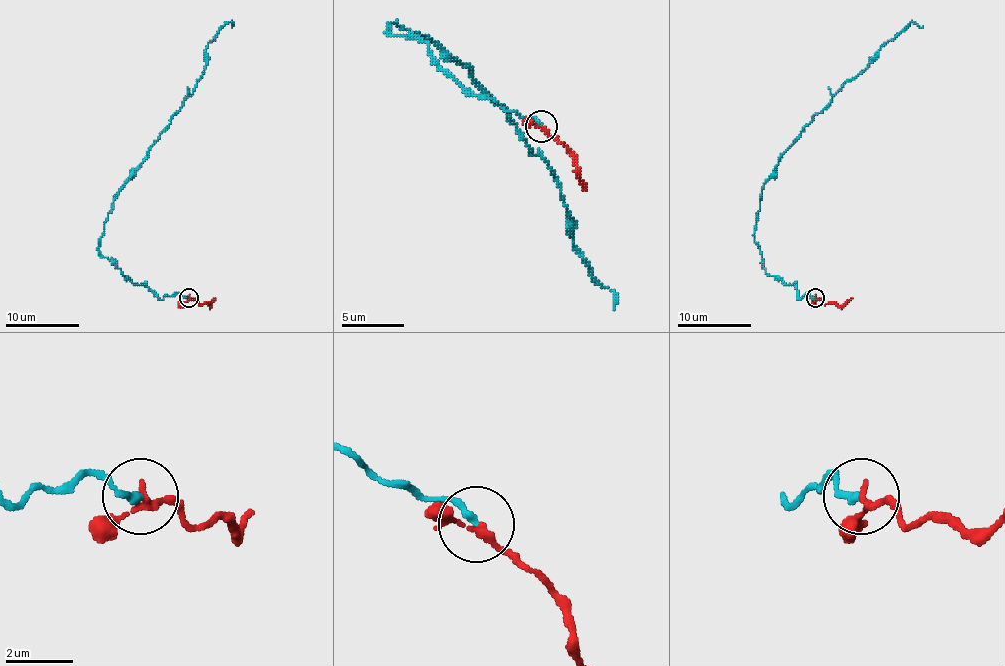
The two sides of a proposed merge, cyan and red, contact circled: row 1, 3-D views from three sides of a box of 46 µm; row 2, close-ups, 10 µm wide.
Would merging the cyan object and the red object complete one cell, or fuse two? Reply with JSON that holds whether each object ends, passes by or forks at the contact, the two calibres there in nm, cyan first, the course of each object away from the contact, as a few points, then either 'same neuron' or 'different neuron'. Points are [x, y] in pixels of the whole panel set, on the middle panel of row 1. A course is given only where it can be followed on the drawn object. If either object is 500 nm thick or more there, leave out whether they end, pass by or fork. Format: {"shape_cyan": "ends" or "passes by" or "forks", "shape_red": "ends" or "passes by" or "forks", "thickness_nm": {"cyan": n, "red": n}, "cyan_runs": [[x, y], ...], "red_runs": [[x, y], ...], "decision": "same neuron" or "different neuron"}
{"shape_cyan": "ends", "shape_red": "passes by", "thickness_nm": {"cyan": 200, "red": 180}, "cyan_runs": [[542, 127], [463, 89], [425, 42], [387, 32], [391, 23], [469, 70], [548, 165], [573, 246], [614, 309]], "red_runs": [[542, 127], [573, 152], [576, 177], [586, 190]], "decision": "same neuron"}

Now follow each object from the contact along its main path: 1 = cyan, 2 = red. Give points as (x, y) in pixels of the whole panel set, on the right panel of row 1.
1: (815, 298), (800, 300), (765, 272), (754, 240), (762, 187), (838, 90), (912, 22), (923, 26)
2: (815, 298), (845, 305), (852, 298)

